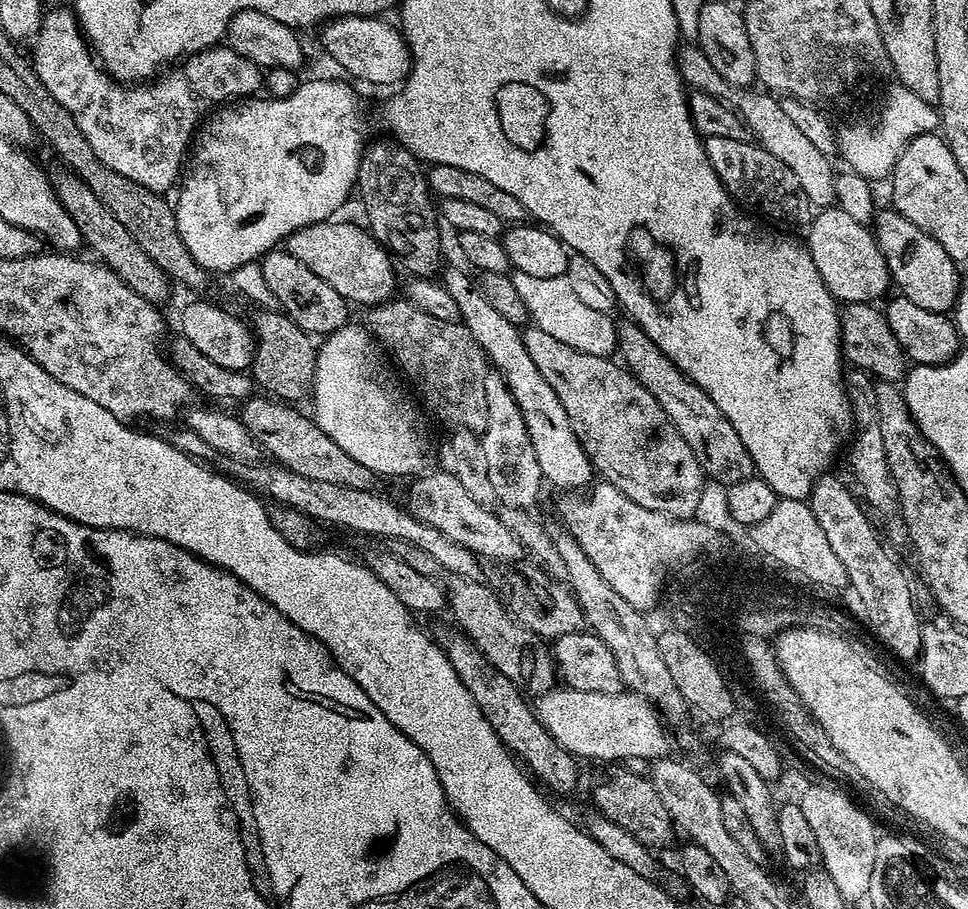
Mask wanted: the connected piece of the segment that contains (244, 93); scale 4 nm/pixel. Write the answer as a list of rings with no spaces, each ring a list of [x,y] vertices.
[[[64,8],[54,9],[49,16],[47,13],[46,26],[36,33],[32,46],[30,63],[36,69],[37,78],[42,82],[42,86],[46,86],[46,90],[50,90],[50,94],[54,94],[56,101],[75,116],[78,130],[82,130],[86,142],[90,144],[90,150],[96,157],[110,170],[146,186],[151,192],[161,194],[167,193],[166,190],[172,183],[177,183],[186,153],[193,143],[194,133],[201,121],[217,106],[255,97],[259,93],[256,91],[264,88],[265,73],[262,69],[227,46],[208,48],[205,52],[196,53],[185,63],[188,65],[185,66],[184,72],[174,73],[169,80],[157,79],[151,86],[125,86],[113,80],[104,71],[80,30],[80,21],[76,19],[75,11],[68,9],[67,12]]]

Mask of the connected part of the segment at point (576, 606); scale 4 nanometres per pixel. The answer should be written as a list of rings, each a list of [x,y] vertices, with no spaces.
[[[535,571],[529,576],[519,576],[518,573],[512,572],[504,580],[503,595],[506,597],[506,607],[514,619],[526,630],[548,642],[554,642],[566,634],[585,631],[584,611],[572,592],[543,571]]]

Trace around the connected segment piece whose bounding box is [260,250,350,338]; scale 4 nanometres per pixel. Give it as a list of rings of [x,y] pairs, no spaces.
[[[286,250],[265,252],[260,260],[260,265],[262,266],[262,275],[266,278],[266,283],[270,286],[270,291],[274,294],[274,298],[278,298],[284,315],[289,316],[302,331],[311,334],[313,337],[323,338],[328,333],[338,330],[349,323],[349,301],[344,300],[342,294],[338,294],[338,290],[334,290],[334,286],[330,286],[330,282],[322,282],[322,278],[318,278],[318,274],[314,274],[310,270],[310,266],[306,266],[301,260],[294,258],[294,254],[290,254]]]

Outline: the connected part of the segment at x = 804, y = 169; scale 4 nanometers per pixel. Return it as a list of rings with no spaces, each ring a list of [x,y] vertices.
[[[699,46],[684,47],[679,49],[678,63],[680,77],[684,79],[685,85],[697,92],[709,92],[712,96],[726,97],[727,103],[731,104],[744,119],[744,124],[754,137],[755,143],[765,148],[770,154],[774,154],[778,162],[790,166],[794,178],[798,178],[802,190],[806,190],[806,198],[812,204],[813,209],[833,207],[836,202],[834,182],[837,178],[837,173],[832,172],[833,161],[826,154],[822,154],[822,150],[818,150],[799,132],[798,125],[782,111],[779,99],[764,90],[759,90],[760,92],[756,92],[757,90],[730,91],[728,83],[718,74],[718,70],[714,70],[714,66],[710,66],[710,58],[706,58],[706,54]]]

